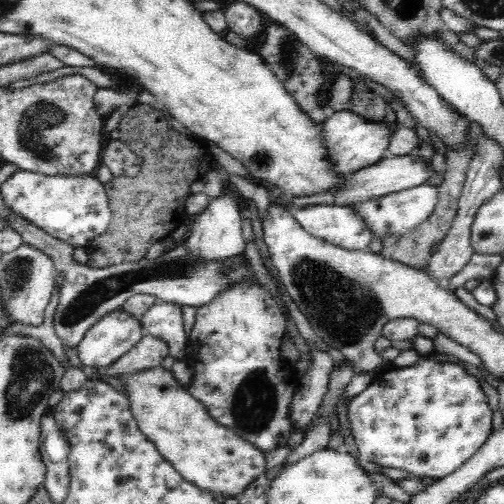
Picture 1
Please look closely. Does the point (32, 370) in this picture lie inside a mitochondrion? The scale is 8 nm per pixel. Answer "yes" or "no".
yes

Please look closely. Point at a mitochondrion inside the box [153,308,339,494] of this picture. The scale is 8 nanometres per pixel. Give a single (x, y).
(251, 409)

